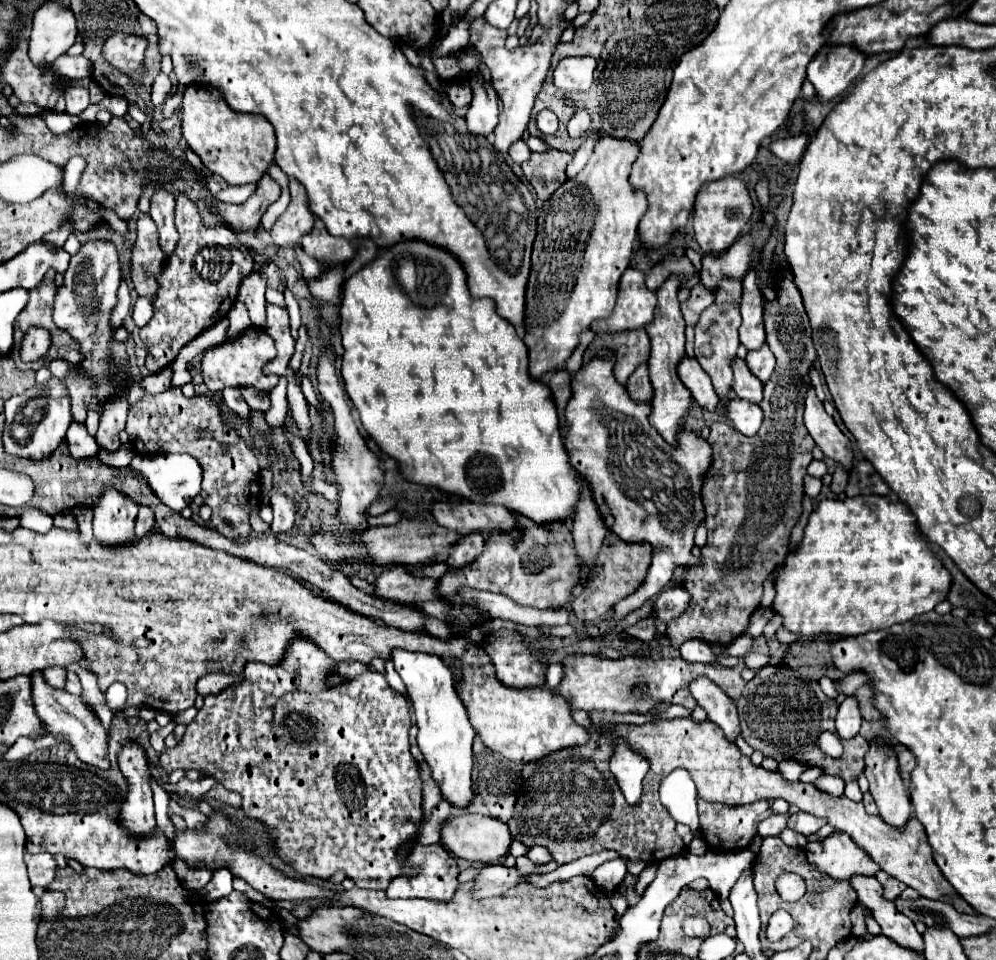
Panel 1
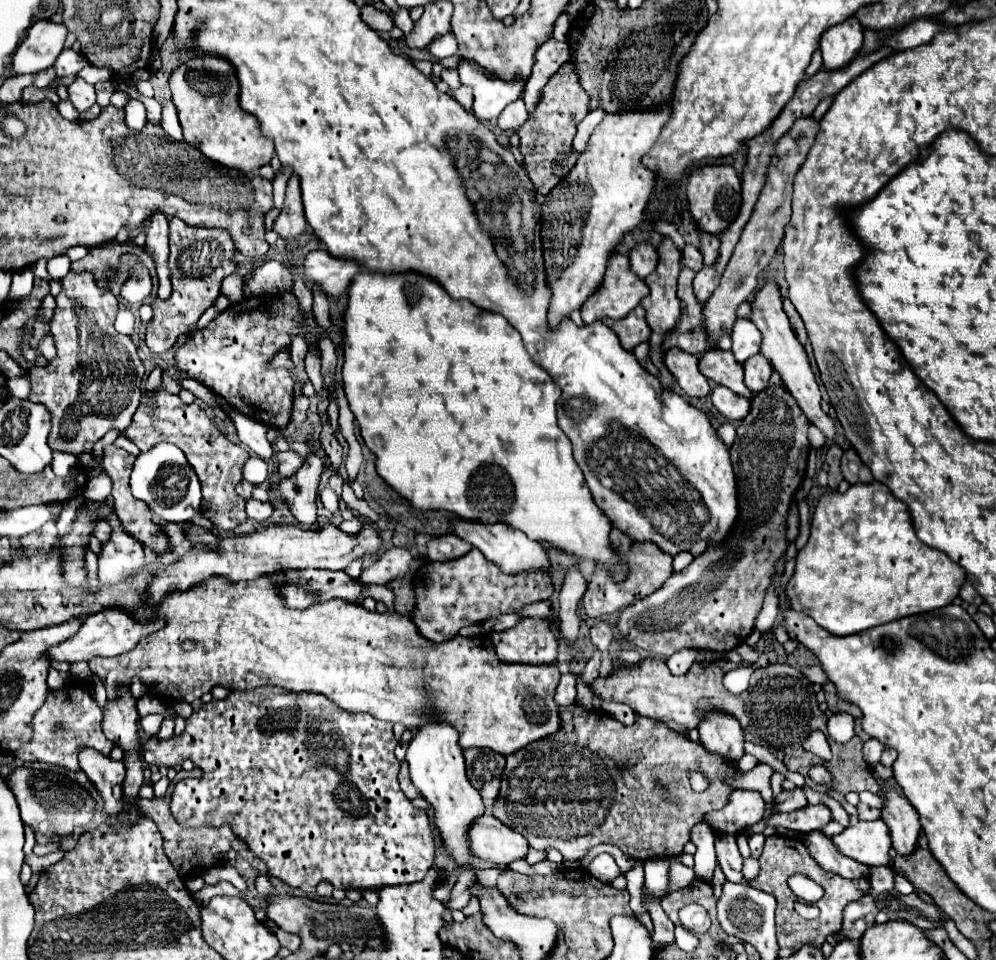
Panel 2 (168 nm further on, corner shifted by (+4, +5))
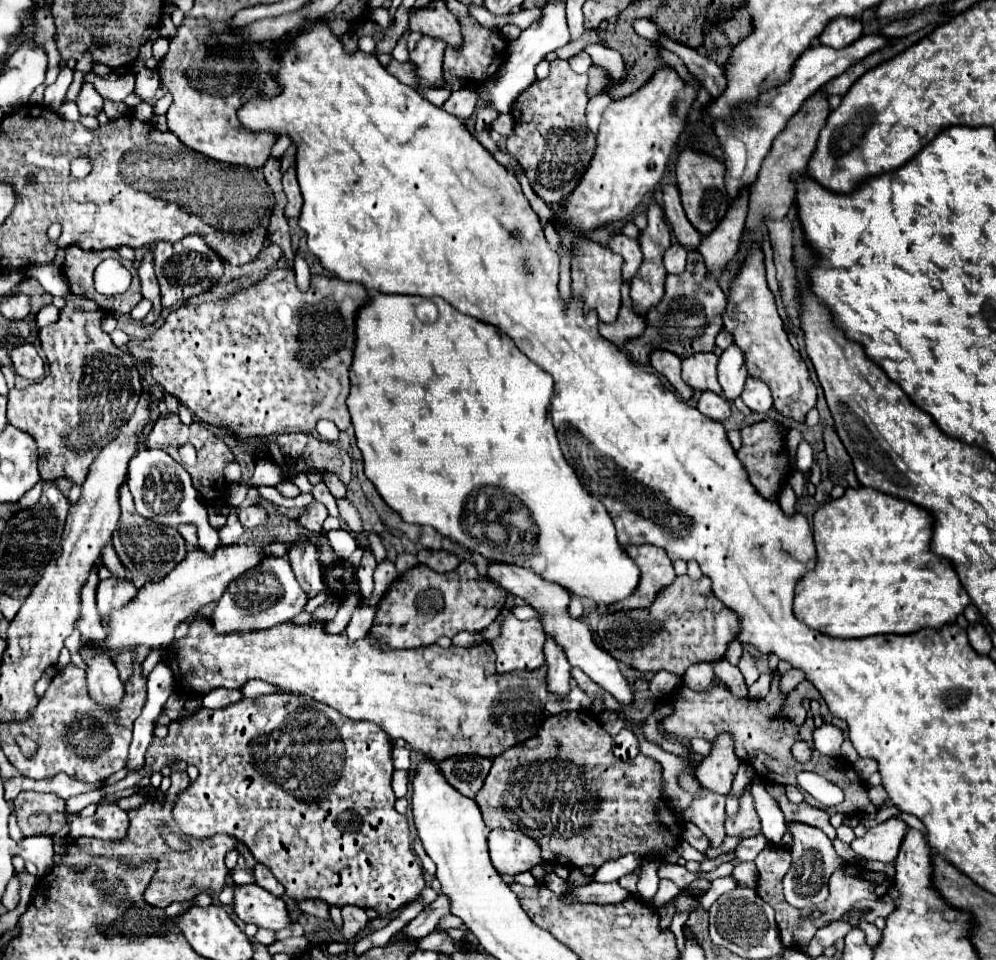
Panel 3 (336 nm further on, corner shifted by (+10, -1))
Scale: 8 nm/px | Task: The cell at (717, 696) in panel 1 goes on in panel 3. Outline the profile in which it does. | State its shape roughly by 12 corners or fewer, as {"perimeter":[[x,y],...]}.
{"perimeter":[[731,733],[717,735],[697,763],[703,787],[725,795],[741,759]]}

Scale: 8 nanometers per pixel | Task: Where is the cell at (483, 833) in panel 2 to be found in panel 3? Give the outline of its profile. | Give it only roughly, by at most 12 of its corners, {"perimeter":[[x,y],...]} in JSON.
{"perimeter":[[493,829],[491,863],[517,875],[541,863],[537,843],[523,833]]}

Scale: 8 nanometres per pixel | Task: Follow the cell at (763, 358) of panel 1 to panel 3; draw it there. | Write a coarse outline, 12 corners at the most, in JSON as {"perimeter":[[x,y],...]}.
{"perimeter":[[747,377],[743,403],[753,411],[771,409],[771,391],[761,379]]}

